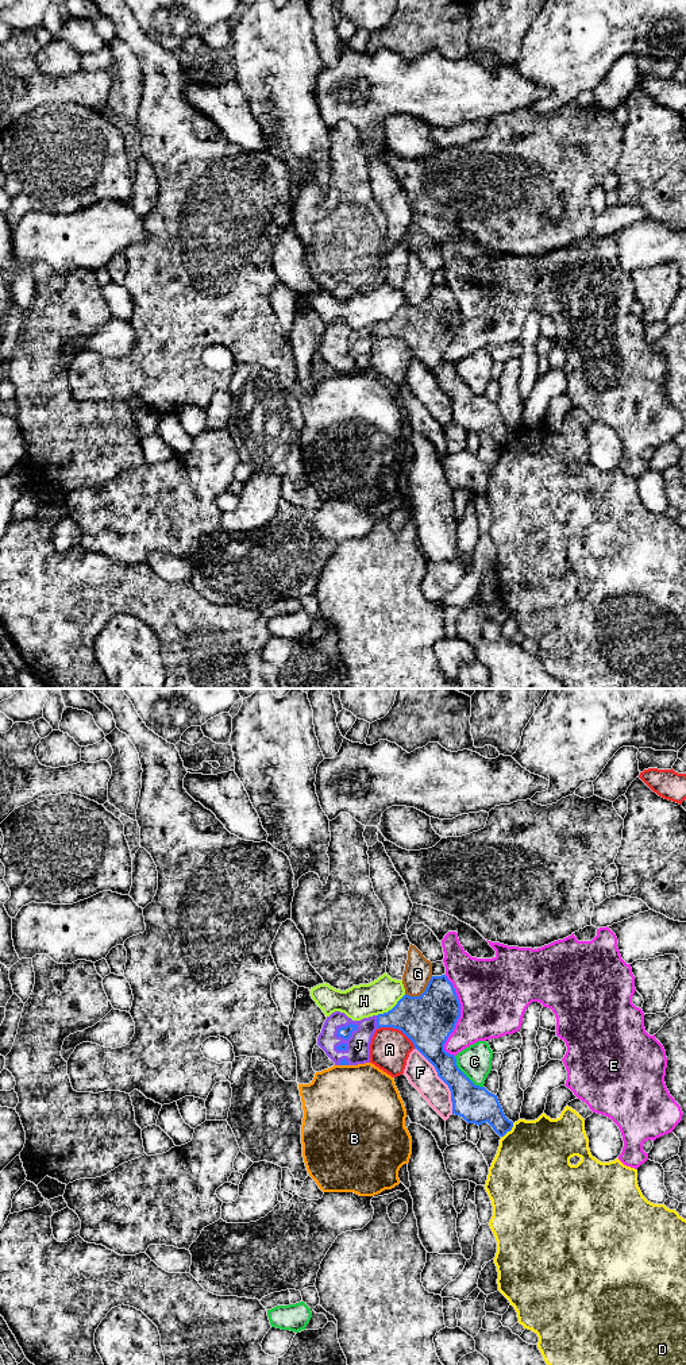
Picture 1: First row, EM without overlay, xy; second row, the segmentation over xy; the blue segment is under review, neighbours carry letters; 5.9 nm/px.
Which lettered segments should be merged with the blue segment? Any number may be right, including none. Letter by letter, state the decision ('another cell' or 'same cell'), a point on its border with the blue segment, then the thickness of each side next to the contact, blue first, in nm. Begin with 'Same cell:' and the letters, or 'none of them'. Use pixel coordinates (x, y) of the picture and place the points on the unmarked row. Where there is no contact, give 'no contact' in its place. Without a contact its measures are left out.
Same cell: J
A: another cell; contact xy (399, 338); calibres 300 and 240 nm
B: another cell; contact xy (345, 373); calibres 40 and 500 nm
C: another cell; contact xy (463, 382); calibres 220 and 190 nm
D: another cell; contact xy (508, 439); calibres 220 and 440 nm
E: another cell; contact xy (459, 324); calibres 300 and 420 nm
F: another cell; contact xy (442, 388); calibres 220 and 170 nm
G: another cell; contact xy (423, 301); calibres 300 and 160 nm
H: another cell; contact xy (392, 317); calibres 300 and 200 nm
J: same cell; contact xy (345, 335); calibres 70 and 140 nm

